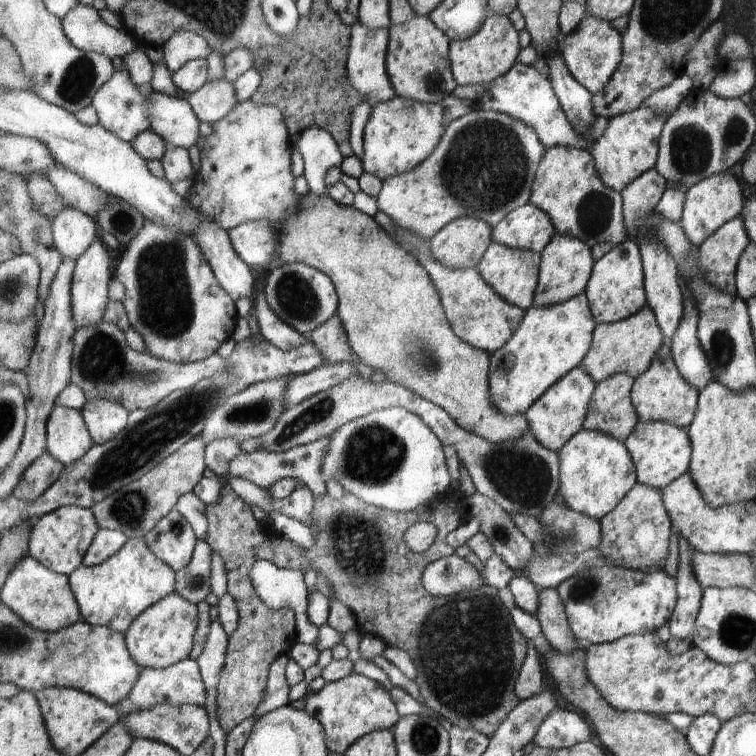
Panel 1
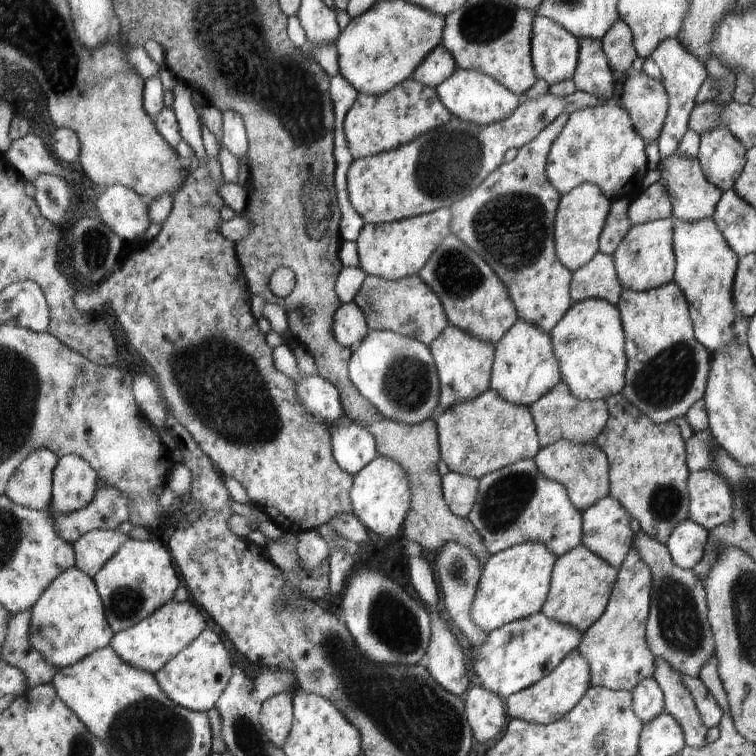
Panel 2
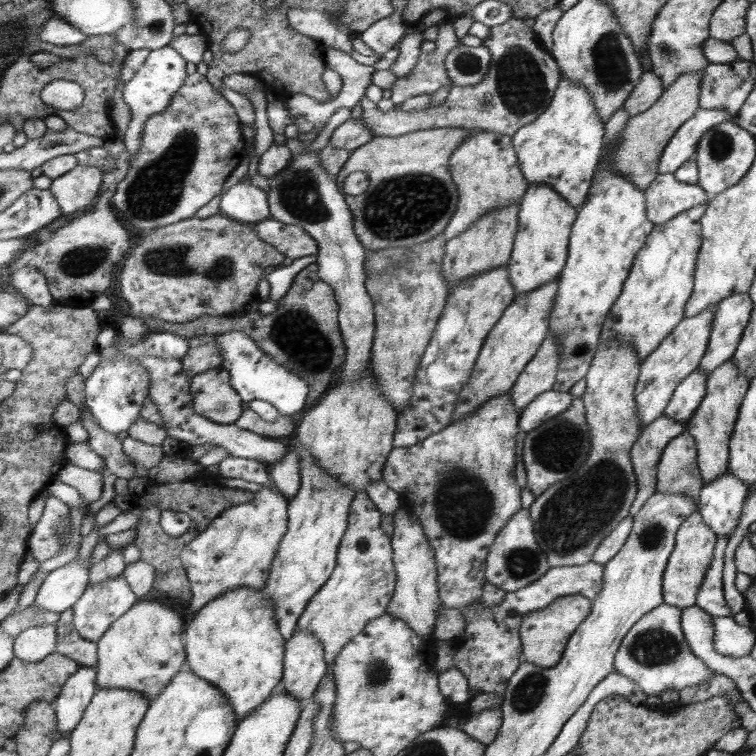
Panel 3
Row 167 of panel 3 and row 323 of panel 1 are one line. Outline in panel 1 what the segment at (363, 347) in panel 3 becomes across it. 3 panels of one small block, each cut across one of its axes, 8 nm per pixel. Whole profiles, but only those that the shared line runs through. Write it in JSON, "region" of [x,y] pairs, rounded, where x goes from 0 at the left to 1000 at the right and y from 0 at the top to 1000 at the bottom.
{"region":[[[368,349],[357,354],[349,380],[353,399],[358,410],[365,410],[366,418],[381,426],[382,431],[409,444],[422,431],[433,429],[438,421],[450,414],[450,394],[444,374],[434,362],[417,357],[406,349]]]}

